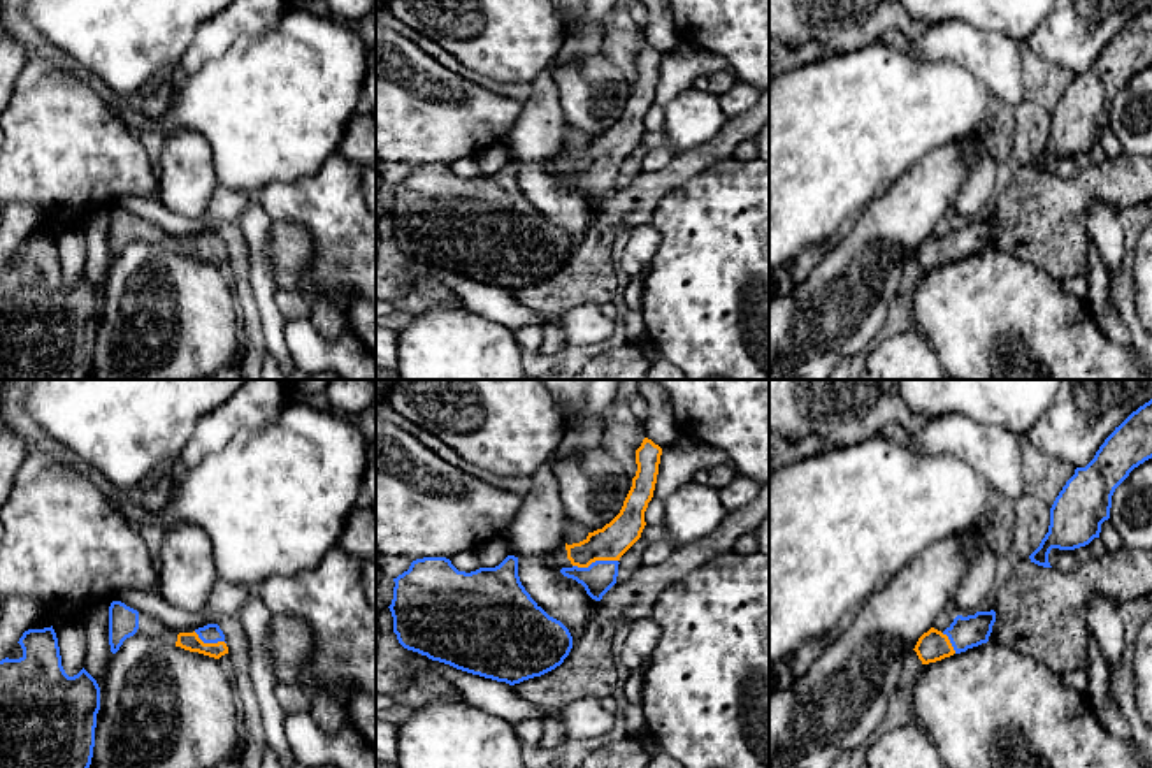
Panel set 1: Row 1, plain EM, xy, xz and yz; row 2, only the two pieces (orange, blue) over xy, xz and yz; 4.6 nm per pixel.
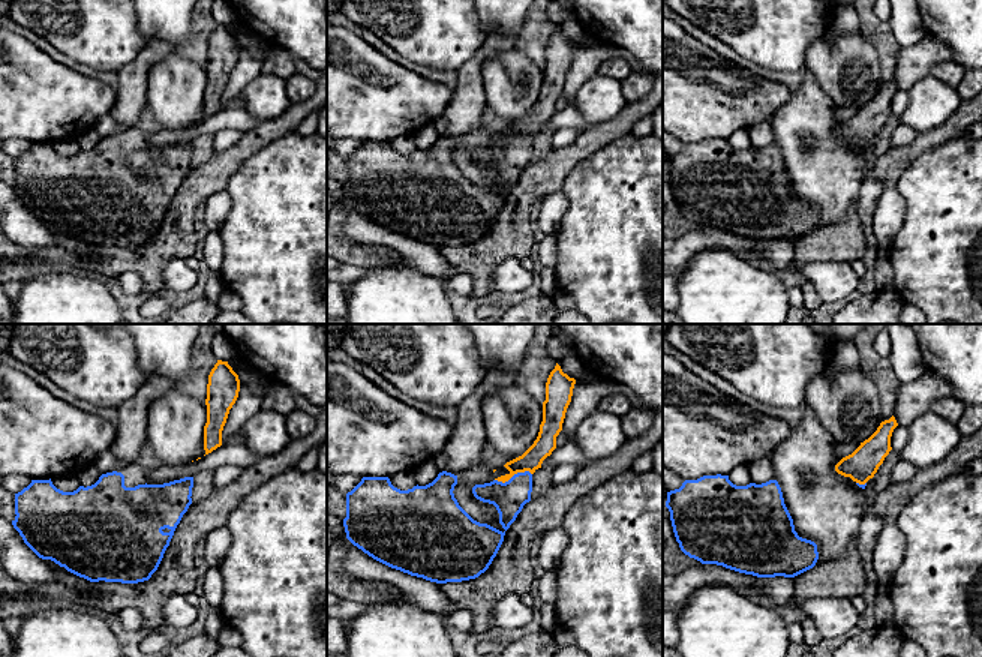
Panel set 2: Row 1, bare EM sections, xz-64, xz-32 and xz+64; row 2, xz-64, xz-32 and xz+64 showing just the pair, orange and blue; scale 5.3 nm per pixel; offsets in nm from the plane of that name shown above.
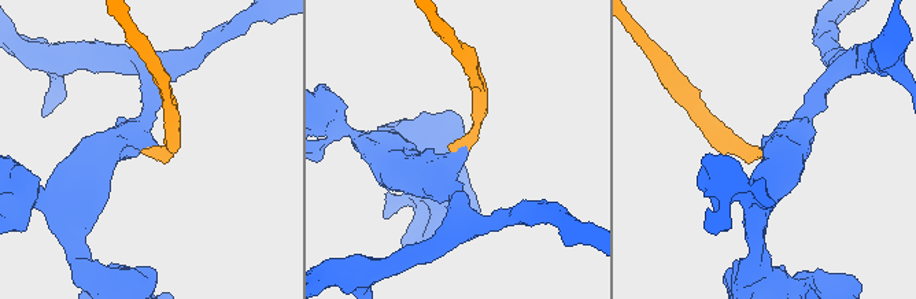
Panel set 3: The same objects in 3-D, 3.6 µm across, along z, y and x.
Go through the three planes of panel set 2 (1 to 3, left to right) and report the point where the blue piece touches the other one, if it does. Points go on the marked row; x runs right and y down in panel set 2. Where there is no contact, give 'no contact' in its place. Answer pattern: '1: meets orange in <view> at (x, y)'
1: no contact
2: meets orange in xz-32 at (513, 474)
3: meets orange in xz+64 at (861, 483)

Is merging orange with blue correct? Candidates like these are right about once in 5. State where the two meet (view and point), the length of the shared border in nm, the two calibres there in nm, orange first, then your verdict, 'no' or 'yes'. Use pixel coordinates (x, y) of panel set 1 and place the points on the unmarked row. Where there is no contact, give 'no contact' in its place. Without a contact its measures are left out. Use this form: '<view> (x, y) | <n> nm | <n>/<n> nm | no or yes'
xz (594, 167) | 220 nm | 160/150 nm | yes

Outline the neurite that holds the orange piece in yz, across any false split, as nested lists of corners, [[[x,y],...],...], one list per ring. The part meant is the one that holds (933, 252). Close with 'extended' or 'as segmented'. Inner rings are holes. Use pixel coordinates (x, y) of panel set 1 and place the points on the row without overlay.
[[[994,216],[976,218],[968,223],[957,221],[943,239],[934,234],[924,239],[913,257],[922,271],[941,267],[954,260],[987,250],[994,228]]] | extended

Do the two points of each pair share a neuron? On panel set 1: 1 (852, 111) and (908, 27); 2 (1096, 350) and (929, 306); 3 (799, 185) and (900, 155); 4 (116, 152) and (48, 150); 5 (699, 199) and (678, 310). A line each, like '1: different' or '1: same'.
1: different
2: same
3: same
4: same
5: same

